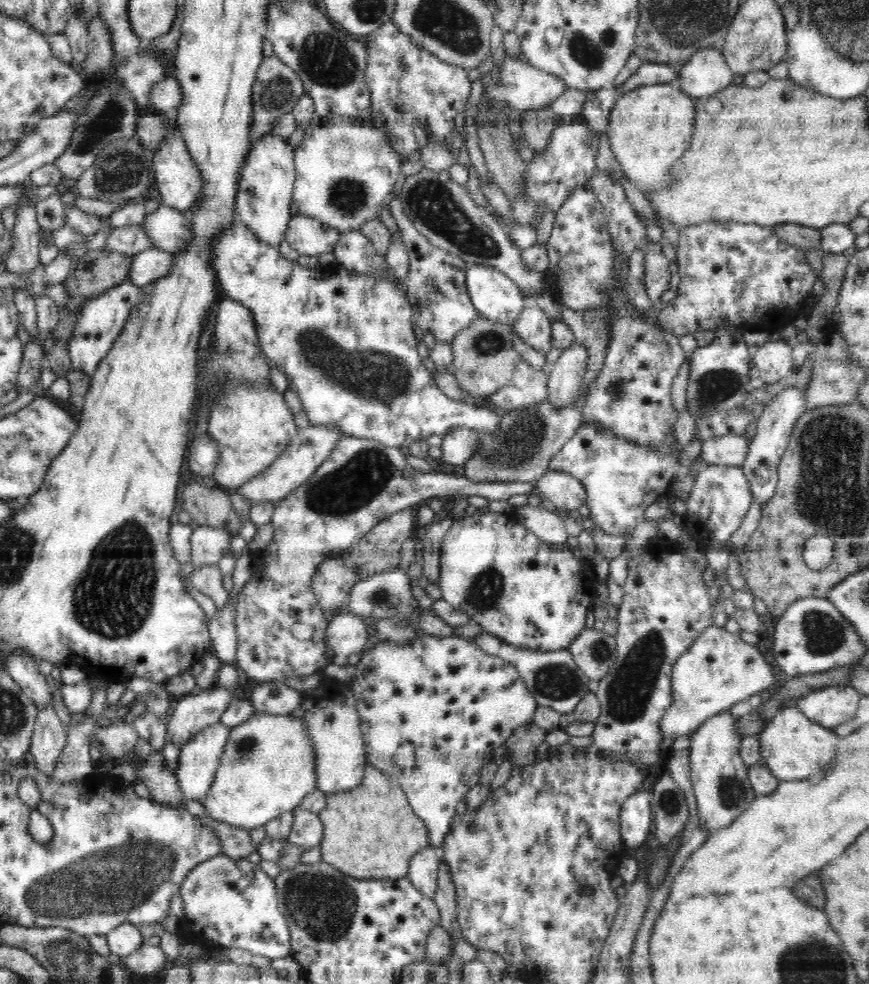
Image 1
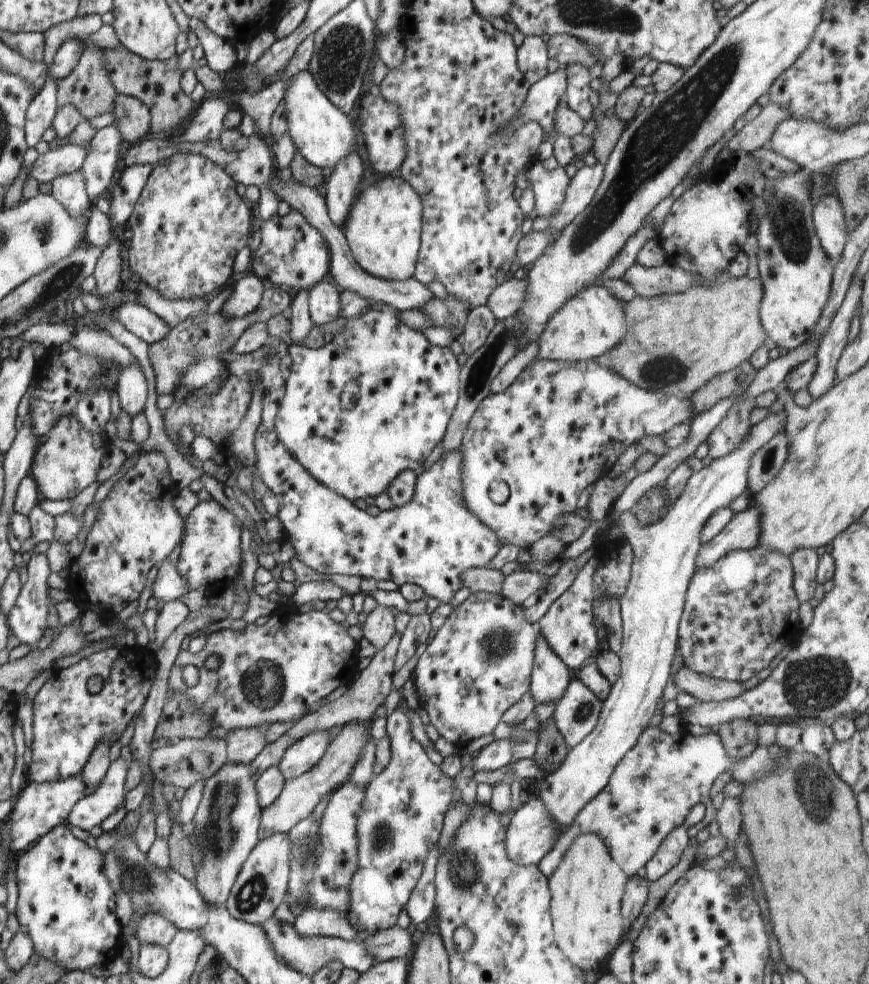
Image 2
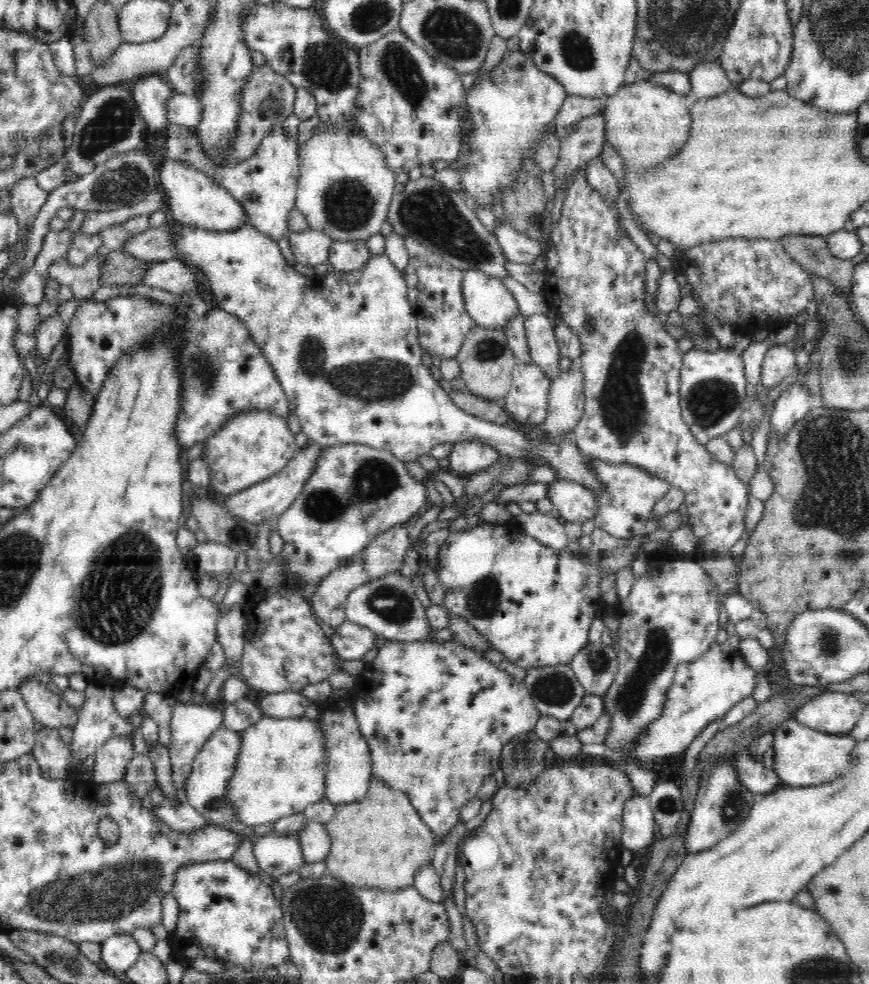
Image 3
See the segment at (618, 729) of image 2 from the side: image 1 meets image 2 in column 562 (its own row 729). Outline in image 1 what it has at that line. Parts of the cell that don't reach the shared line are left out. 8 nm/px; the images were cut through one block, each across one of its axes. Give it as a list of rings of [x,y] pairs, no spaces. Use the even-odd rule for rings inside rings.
[[[794,704],[782,708],[764,730],[756,734],[760,743],[760,756],[780,781],[806,780],[820,767],[828,764],[836,754],[838,736],[832,730],[808,720]]]

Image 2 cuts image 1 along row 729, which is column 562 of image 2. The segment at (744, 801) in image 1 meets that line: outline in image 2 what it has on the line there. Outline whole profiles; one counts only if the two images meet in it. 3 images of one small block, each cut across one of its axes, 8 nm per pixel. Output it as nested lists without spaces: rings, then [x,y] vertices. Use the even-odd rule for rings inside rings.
[[[574,677],[562,699],[556,704],[553,724],[569,749],[576,747],[596,728],[603,701]]]

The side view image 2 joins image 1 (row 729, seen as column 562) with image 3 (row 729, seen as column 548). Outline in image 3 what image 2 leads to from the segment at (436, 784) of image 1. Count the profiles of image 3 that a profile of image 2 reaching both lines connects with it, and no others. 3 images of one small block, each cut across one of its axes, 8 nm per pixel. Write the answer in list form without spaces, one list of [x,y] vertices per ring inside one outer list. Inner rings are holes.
[[[385,639],[382,647],[378,647],[366,660],[364,671],[356,679],[356,684],[351,690],[354,704],[354,711],[359,730],[367,740],[369,746],[373,776],[380,778],[383,783],[390,786],[393,790],[402,792],[408,796],[412,806],[420,818],[432,829],[437,842],[442,840],[444,834],[448,834],[452,828],[460,821],[461,808],[472,798],[476,798],[484,779],[490,777],[501,766],[501,750],[503,746],[518,737],[520,734],[534,731],[541,713],[536,709],[532,696],[518,682],[517,678],[512,678],[506,670],[501,670],[488,662],[482,653],[467,648],[459,642],[451,639],[446,642],[430,641],[430,639],[415,640],[412,642],[392,641]]]

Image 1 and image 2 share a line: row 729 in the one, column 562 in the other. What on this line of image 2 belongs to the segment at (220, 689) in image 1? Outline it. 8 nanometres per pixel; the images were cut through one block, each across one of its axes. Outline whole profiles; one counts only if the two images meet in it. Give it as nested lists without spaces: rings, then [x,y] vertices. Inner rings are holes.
[[[539,160],[525,167],[522,174],[532,184],[535,195],[535,210],[538,217],[552,217],[564,203],[571,179],[565,168],[545,170]]]

